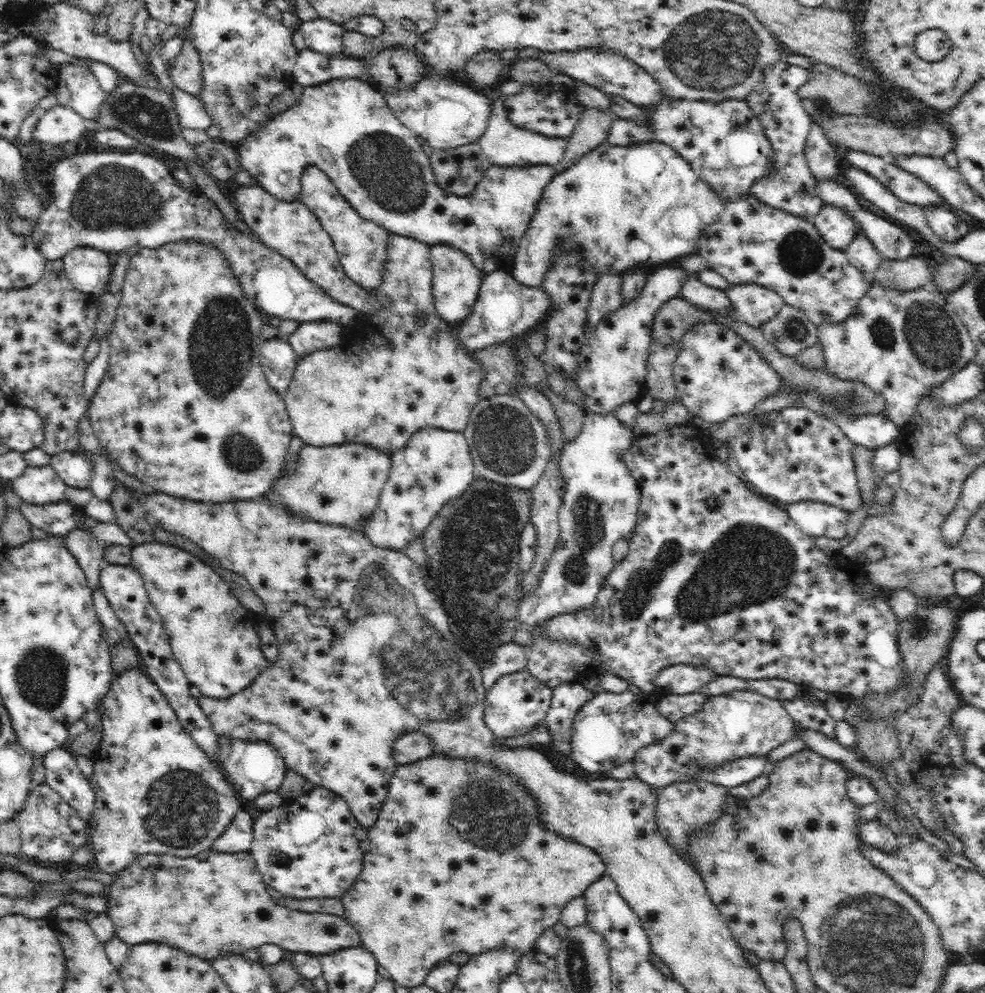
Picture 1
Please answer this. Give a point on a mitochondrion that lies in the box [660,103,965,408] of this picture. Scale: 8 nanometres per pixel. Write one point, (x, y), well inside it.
(797, 253)

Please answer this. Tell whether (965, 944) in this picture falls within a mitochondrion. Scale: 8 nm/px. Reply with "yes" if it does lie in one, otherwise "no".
no

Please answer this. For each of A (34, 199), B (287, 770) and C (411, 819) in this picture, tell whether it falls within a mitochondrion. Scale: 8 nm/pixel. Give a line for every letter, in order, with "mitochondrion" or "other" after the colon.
A: other
B: other
C: other

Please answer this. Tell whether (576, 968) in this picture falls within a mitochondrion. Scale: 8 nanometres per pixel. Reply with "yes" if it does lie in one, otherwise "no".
yes

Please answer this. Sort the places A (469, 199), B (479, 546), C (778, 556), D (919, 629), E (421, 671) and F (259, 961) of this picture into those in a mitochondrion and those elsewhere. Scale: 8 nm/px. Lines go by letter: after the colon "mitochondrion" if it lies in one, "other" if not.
A: other
B: mitochondrion
C: mitochondrion
D: mitochondrion
E: mitochondrion
F: other

